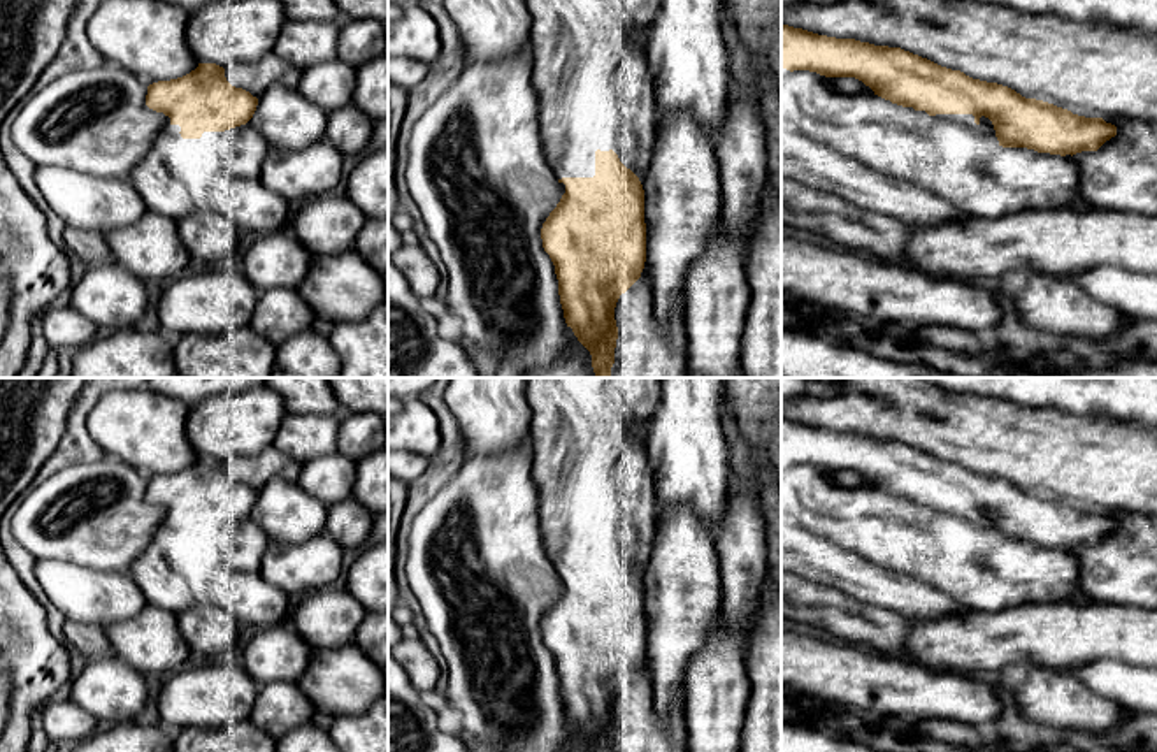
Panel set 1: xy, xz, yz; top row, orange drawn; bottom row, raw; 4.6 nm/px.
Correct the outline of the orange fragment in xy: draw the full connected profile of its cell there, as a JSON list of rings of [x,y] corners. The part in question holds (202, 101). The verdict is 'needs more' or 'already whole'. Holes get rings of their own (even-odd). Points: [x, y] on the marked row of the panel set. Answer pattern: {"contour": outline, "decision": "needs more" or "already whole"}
{"contour": [[[198,63],[190,74],[147,86],[146,105],[181,127],[183,139],[200,139],[204,132],[225,132],[246,125],[258,98],[232,86],[225,69]]], "decision": "already whole"}

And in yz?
{"contour": [[[783,23],[781,67],[790,72],[809,70],[825,77],[855,77],[874,95],[902,107],[925,111],[929,116],[973,114],[976,125],[985,116],[992,121],[1002,148],[1027,148],[1038,153],[1073,156],[1082,151],[1097,151],[1117,135],[1117,127],[1103,118],[1085,118],[1043,100],[1025,98],[1008,86],[973,79],[960,70],[941,67],[901,47],[818,35]]], "decision": "already whole"}

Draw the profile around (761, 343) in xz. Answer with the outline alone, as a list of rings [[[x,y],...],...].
[[[765,186],[746,255],[750,306],[741,336],[746,378],[781,378],[781,195]]]

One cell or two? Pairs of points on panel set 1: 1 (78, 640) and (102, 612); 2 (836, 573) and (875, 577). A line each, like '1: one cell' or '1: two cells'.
1: two cells
2: one cell

